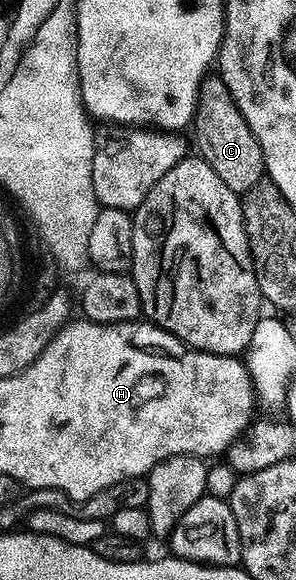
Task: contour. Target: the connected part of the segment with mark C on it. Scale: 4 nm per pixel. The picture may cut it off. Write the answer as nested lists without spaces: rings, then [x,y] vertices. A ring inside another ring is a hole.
[[[208,75],[199,84],[199,94],[195,104],[193,130],[195,129],[195,145],[198,156],[202,157],[217,176],[237,194],[245,194],[261,180],[264,180],[263,152],[261,143],[253,131],[249,131],[249,123],[245,123],[245,115],[233,103],[233,95],[229,95],[229,87],[225,87],[222,77]]]

